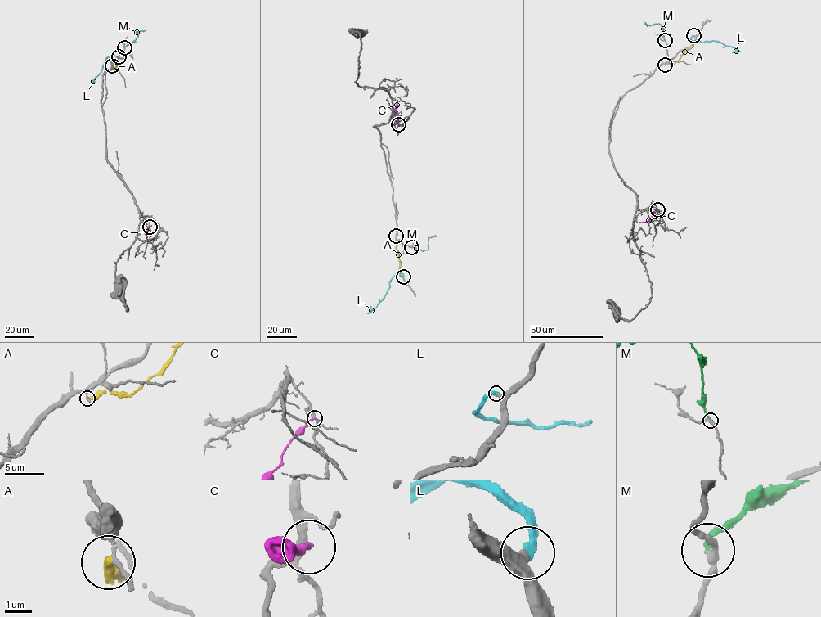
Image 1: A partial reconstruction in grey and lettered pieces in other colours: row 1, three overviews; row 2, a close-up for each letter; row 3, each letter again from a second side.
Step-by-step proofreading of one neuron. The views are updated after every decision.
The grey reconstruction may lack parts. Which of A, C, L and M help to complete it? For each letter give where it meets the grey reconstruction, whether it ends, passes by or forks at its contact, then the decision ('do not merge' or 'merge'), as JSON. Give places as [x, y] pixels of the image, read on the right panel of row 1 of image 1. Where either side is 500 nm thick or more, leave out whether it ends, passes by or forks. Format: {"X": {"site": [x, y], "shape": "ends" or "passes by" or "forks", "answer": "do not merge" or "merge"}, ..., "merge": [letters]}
{"A": {"site": [665, 65], "shape": "ends", "answer": "do not merge"}, "C": {"site": [657, 209], "shape": "ends", "answer": "do not merge"}, "L": {"site": [693, 35], "shape": "ends", "answer": "merge"}, "M": {"site": [665, 40], "shape": "ends", "answer": "merge"}, "merge": ["L", "M"]}

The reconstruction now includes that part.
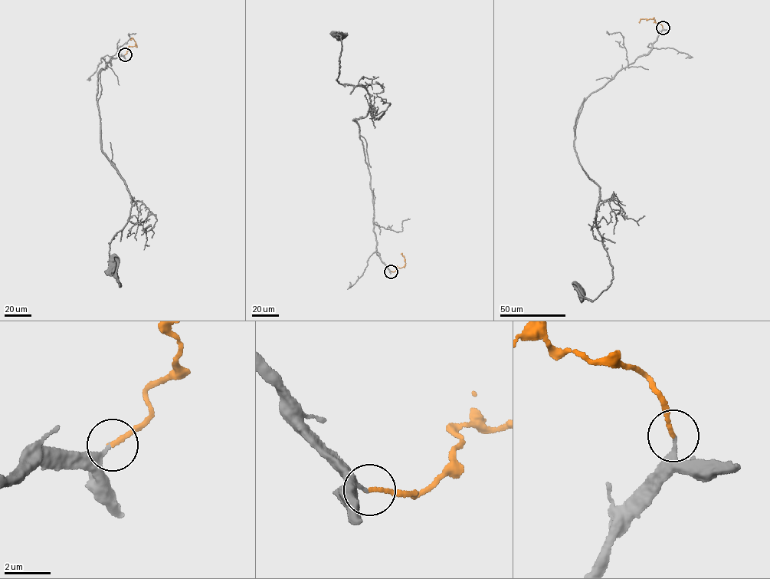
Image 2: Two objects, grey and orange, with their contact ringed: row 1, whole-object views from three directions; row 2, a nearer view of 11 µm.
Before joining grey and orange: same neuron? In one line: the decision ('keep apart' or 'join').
join

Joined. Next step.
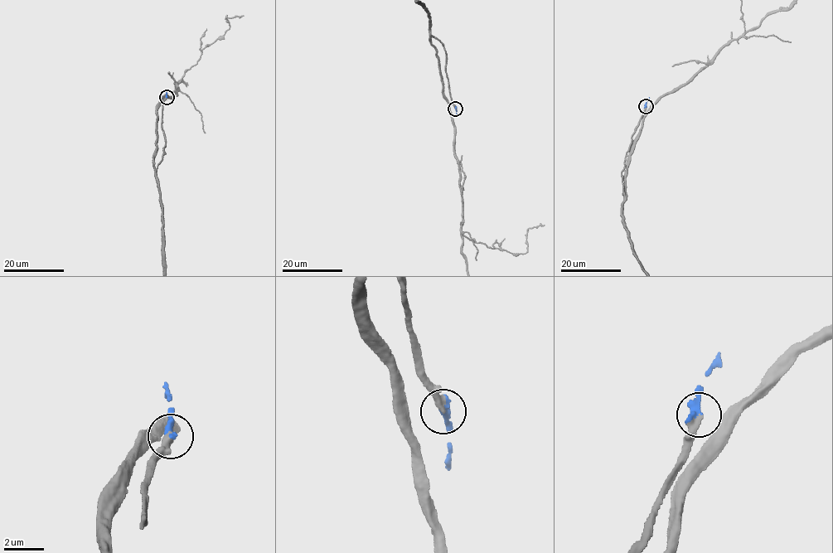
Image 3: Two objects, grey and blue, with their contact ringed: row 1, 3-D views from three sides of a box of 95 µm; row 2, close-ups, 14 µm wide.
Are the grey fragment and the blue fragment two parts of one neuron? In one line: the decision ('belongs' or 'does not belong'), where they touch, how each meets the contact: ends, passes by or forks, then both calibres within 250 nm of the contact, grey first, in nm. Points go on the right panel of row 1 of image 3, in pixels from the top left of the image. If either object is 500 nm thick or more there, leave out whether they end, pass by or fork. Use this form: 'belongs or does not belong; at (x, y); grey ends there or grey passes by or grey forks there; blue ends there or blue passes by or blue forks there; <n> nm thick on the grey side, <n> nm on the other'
belongs; at (646, 106); grey ends there; blue ends there; 400 nm thick on the grey side, 440 nm on the other

